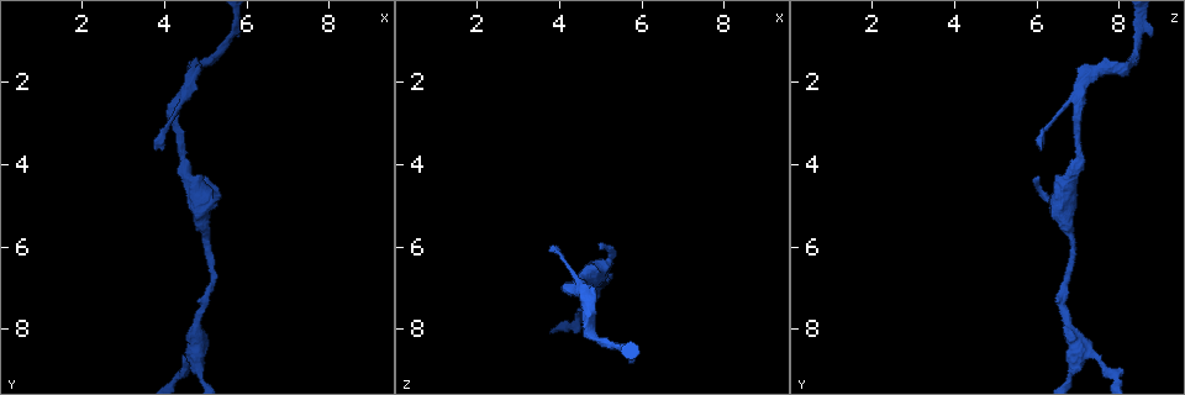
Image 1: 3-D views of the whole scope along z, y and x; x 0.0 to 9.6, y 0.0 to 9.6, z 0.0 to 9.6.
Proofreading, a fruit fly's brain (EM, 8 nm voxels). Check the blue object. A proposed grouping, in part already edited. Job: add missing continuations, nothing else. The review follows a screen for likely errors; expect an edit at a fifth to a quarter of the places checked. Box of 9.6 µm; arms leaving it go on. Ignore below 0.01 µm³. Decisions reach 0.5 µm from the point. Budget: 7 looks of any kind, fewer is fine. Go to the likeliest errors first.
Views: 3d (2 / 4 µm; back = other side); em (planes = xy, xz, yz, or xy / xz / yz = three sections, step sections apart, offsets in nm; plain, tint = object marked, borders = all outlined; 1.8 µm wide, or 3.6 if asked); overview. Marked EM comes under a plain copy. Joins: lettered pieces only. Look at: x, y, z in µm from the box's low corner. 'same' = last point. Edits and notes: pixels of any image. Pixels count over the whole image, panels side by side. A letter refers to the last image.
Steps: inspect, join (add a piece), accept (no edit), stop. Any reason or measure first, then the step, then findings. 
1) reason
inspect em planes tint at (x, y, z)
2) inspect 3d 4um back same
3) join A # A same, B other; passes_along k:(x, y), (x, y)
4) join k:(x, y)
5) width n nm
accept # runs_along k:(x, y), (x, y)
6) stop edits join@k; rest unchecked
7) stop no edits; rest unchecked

thin end
inspect em planes borders at (5.00, 4.25, 6.10)

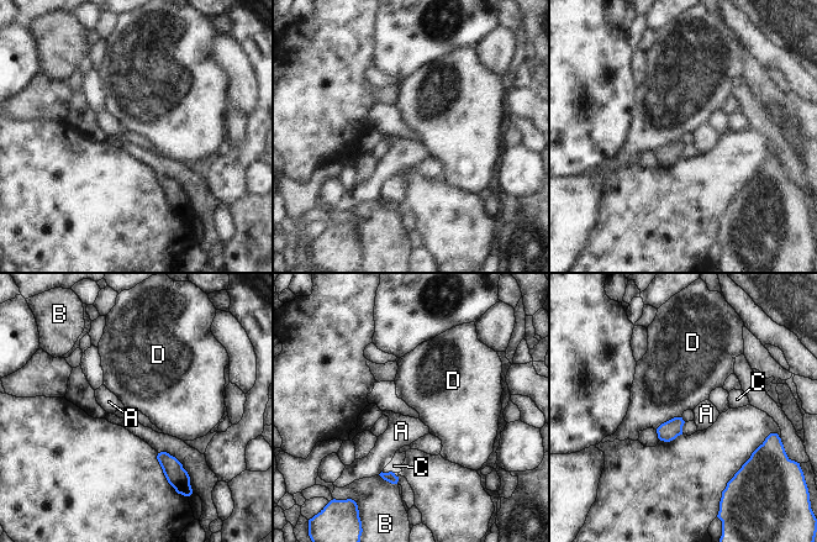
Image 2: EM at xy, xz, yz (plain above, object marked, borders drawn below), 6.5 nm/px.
longest_contact D 190 nm
accept # A other, B other, C other, D other; border 2:(680, 416), (674, 416), (655, 429); no lettered piece goes on from it

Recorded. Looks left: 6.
sharp bend
inspect 3d 4um at (4.30, 2.50, 7.00)

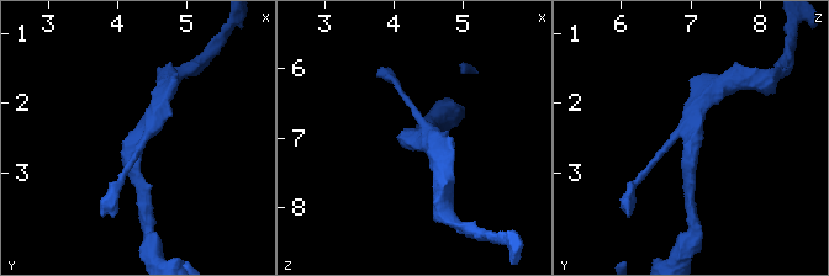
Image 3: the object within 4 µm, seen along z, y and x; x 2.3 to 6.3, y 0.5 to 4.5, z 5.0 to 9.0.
arms 3
inspect em xz step 8 tint at (4.30, 2.55, 7.00)

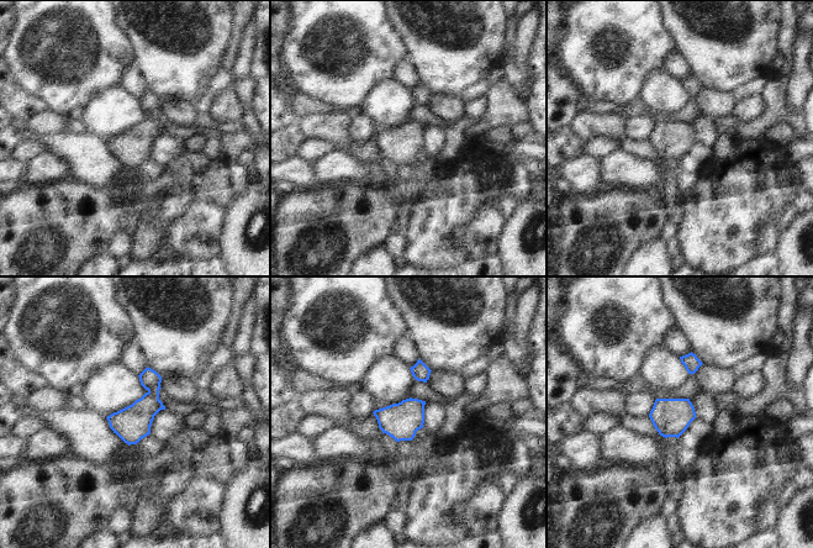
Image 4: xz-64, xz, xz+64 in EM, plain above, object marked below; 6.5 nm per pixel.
what lies round it
inspect em xz step 8 borders same

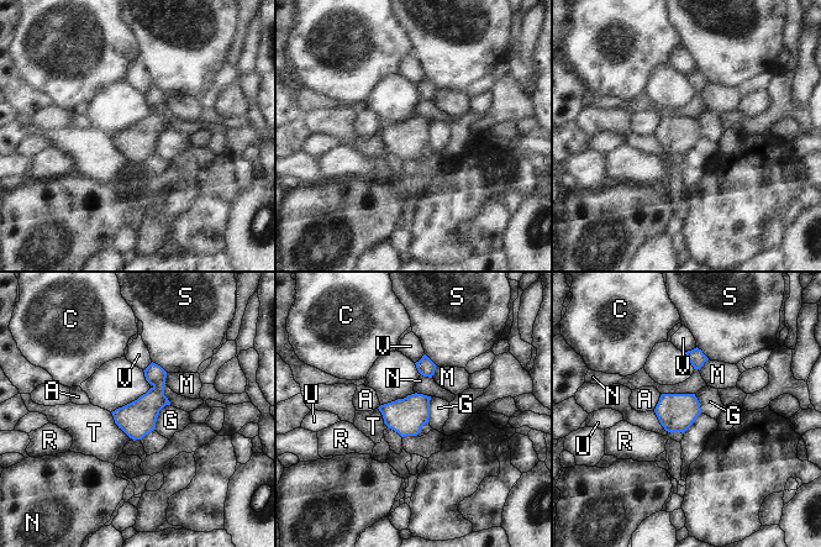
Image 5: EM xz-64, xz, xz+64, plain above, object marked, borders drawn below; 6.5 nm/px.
accept # A other, C other, G other, M other, N other, R other, S other, T other, U other, V other; border 5:(169, 404), (159, 411), (154, 429); none of them fits

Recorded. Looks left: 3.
inspect em planes borders at (4.75, 8.50, 7.15)

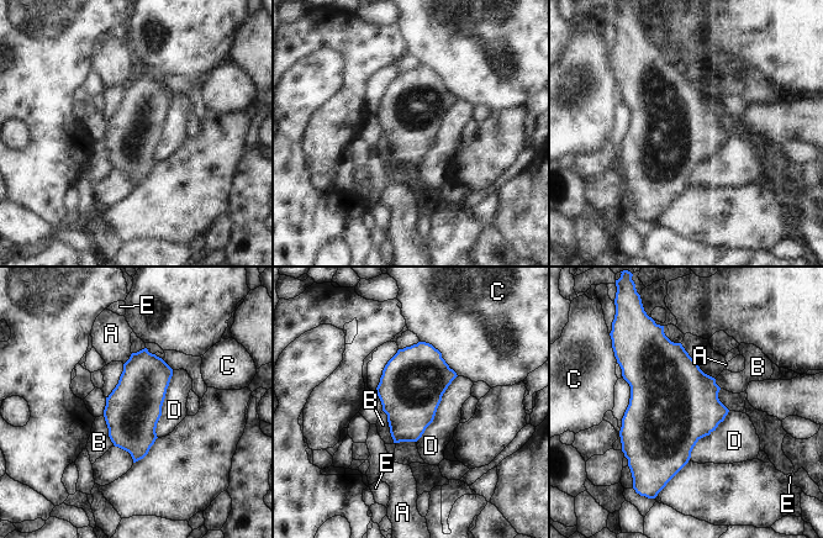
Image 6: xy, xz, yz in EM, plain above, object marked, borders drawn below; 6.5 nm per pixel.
accept # A other, B other, C other, D other, E other; border 6:(173, 370), (156, 428), (157, 437); none of them fits

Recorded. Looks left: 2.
stop no edits; rest unchecked

